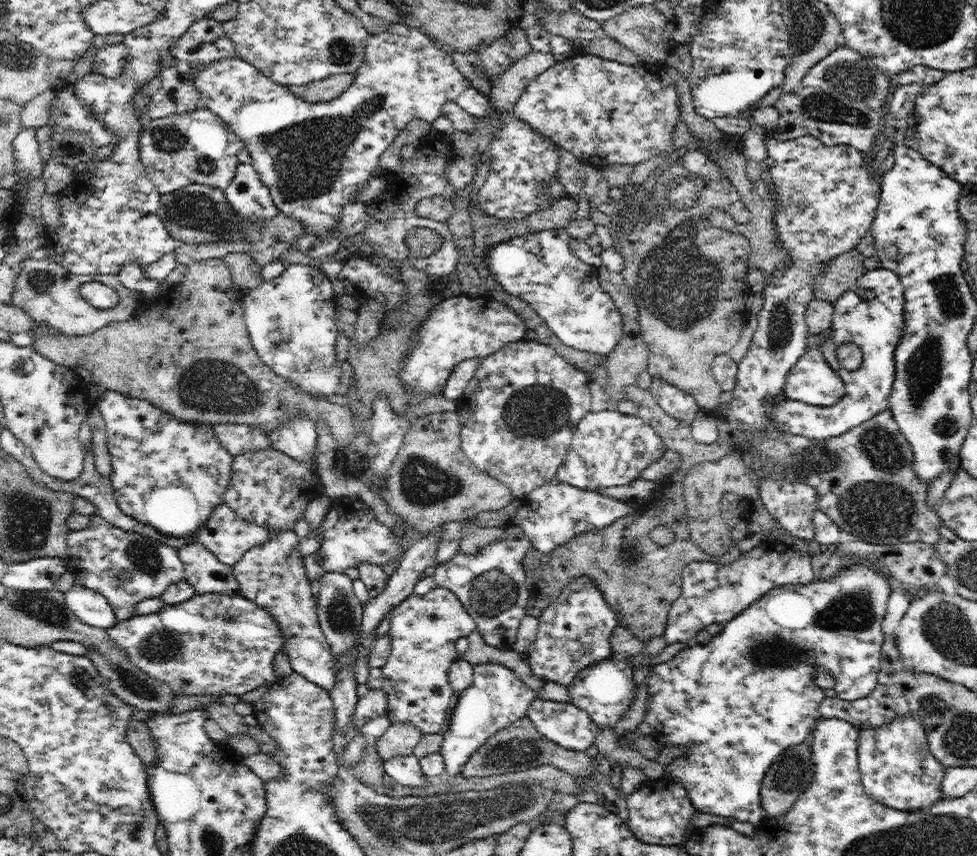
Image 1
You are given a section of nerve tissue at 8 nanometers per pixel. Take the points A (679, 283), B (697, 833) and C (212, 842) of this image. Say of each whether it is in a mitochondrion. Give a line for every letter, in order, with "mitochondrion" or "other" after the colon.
A: mitochondrion
B: other
C: mitochondrion

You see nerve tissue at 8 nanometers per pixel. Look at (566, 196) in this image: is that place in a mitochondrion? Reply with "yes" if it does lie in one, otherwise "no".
no

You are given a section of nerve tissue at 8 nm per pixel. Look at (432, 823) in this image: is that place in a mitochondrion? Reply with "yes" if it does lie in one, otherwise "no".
yes

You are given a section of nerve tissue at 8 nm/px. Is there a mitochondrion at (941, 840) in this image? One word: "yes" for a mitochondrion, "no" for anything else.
yes

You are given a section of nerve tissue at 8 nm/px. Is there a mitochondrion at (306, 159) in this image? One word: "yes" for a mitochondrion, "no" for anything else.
yes

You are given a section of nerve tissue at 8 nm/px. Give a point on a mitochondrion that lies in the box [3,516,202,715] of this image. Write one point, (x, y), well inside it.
(50, 612)

